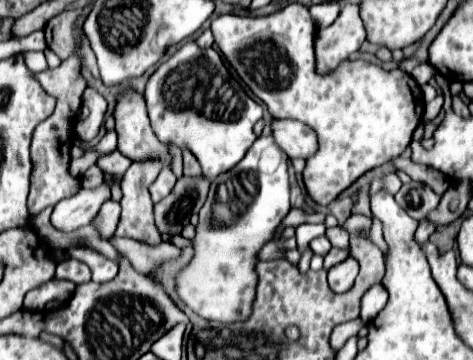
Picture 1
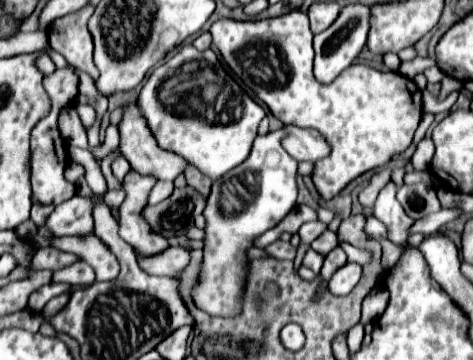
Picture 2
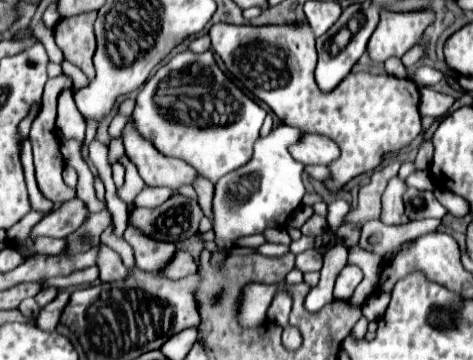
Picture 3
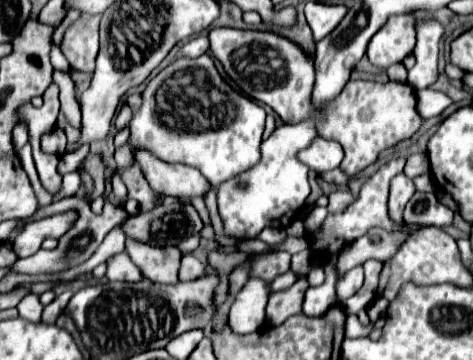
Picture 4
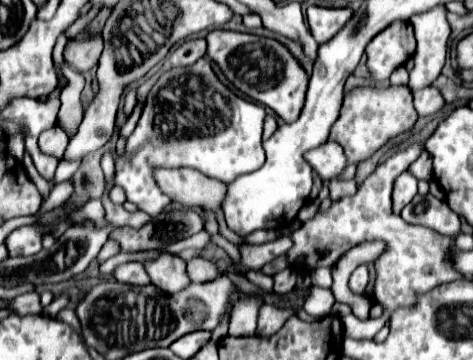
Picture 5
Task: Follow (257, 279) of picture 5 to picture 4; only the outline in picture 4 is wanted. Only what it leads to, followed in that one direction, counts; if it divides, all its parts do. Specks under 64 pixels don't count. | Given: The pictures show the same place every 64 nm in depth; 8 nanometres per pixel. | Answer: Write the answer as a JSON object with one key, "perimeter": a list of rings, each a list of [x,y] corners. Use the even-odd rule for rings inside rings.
{"perimeter":[[[300,278],[292,288],[282,290],[282,292],[272,292],[266,308],[266,318],[270,324],[278,326],[282,324],[288,316],[298,314],[302,310],[302,300],[294,298],[294,290],[304,290],[308,286],[306,278]]]}

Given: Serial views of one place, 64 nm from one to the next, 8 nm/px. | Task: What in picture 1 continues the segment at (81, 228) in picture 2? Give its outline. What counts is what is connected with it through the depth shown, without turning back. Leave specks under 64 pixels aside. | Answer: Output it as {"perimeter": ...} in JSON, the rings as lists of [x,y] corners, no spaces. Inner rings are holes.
{"perimeter":[[[104,180],[98,188],[82,188],[78,194],[70,196],[70,198],[64,198],[60,200],[56,206],[54,206],[54,212],[52,212],[52,224],[62,230],[62,232],[74,232],[78,230],[80,226],[88,226],[92,222],[92,218],[96,216],[96,212],[100,210],[100,206],[110,198],[110,182]]]}

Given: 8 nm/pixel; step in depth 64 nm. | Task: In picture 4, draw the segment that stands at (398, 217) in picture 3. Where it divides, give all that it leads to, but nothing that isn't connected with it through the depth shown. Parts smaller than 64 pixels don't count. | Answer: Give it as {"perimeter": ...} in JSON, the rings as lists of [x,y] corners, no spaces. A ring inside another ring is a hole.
{"perimeter":[[[404,174],[396,176],[390,184],[390,196],[388,196],[388,214],[392,216],[392,220],[402,222],[402,210],[404,204],[412,198],[412,194],[416,192],[414,184],[410,178],[406,178]]]}

